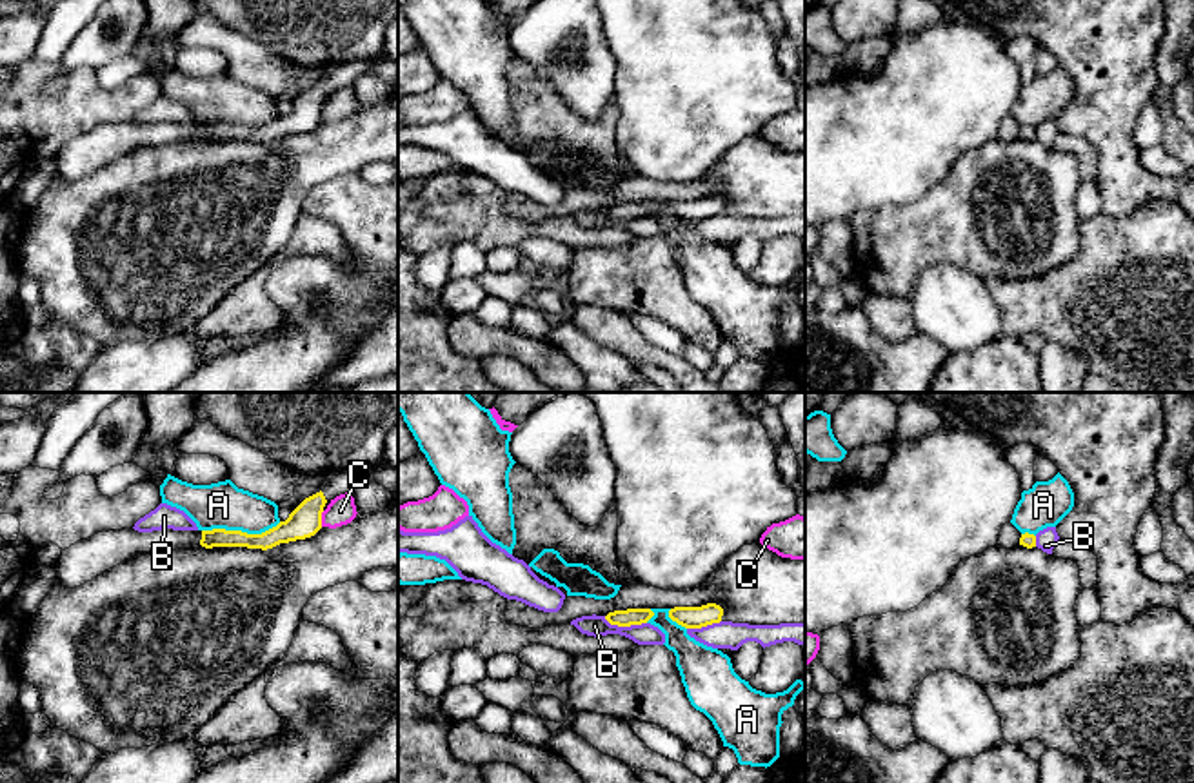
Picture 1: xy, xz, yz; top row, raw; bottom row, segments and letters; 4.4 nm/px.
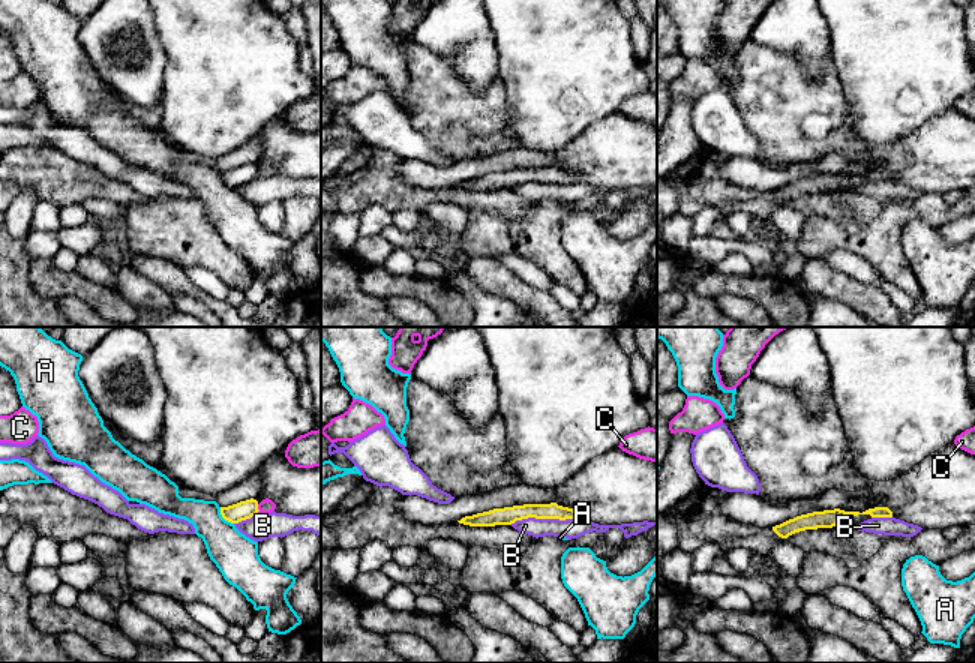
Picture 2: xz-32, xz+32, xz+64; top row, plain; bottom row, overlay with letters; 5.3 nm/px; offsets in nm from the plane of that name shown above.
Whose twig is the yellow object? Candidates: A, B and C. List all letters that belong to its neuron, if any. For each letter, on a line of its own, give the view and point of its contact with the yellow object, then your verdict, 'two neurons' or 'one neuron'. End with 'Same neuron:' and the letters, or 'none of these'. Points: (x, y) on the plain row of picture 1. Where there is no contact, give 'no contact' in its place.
A: meets yellow in xy at (240, 124); two neurons
B: meets yellow in xz at (626, 218); two neurons
C: meets yellow in xy at (320, 111); two neurons
Same neuron: none of these

